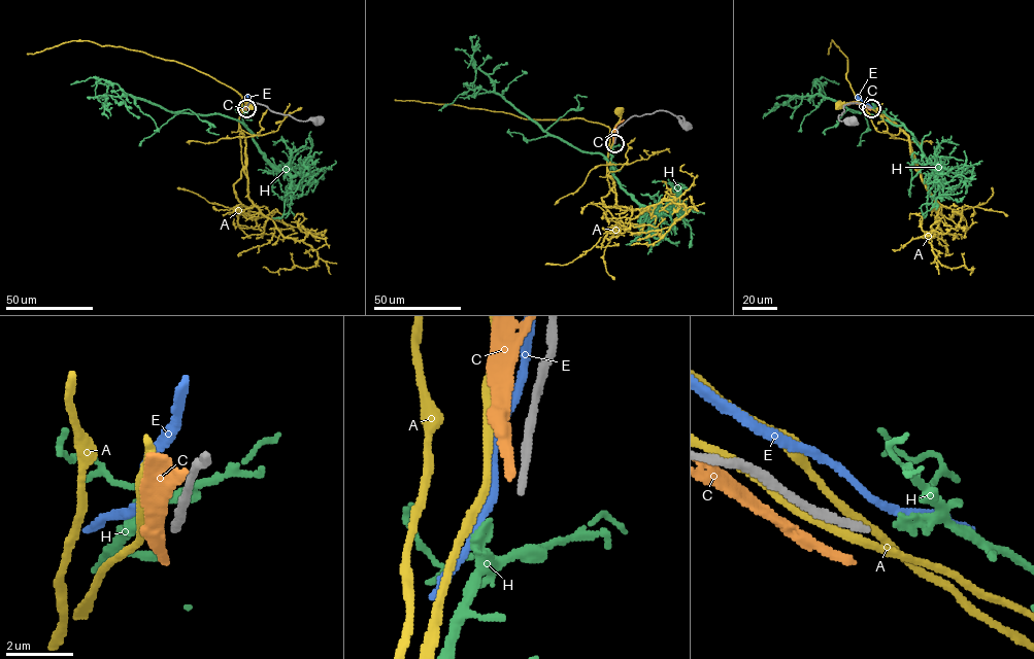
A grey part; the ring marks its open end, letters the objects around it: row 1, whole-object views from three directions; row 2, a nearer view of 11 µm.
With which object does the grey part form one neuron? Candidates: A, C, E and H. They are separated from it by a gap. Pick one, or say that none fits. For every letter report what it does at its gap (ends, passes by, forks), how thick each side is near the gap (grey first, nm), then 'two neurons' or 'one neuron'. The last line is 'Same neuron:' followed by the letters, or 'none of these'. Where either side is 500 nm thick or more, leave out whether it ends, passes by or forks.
A: it passes by; calibres 200 and 220 nm; two neurons
C: it ends; calibres 200 and 280 nm; two neurons
E: it passes by; calibres 200 and 240 nm; two neurons
H: it ends; calibres 200 and 280 nm; one neuron
Same neuron: H

